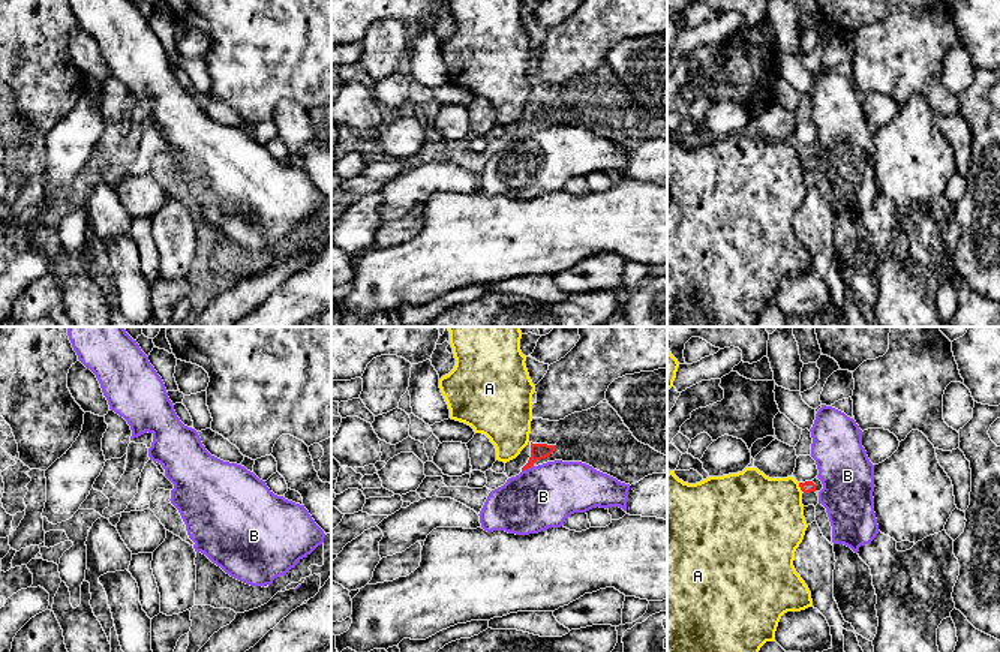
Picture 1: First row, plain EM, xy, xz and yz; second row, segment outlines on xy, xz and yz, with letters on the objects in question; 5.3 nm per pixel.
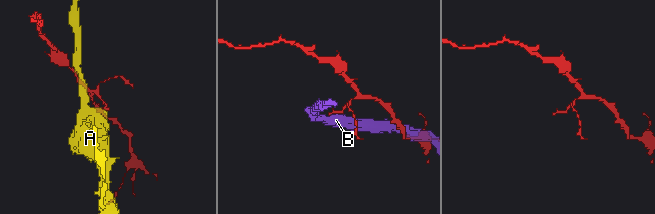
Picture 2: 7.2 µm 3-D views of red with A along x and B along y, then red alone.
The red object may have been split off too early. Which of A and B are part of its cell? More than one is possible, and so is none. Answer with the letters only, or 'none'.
none

